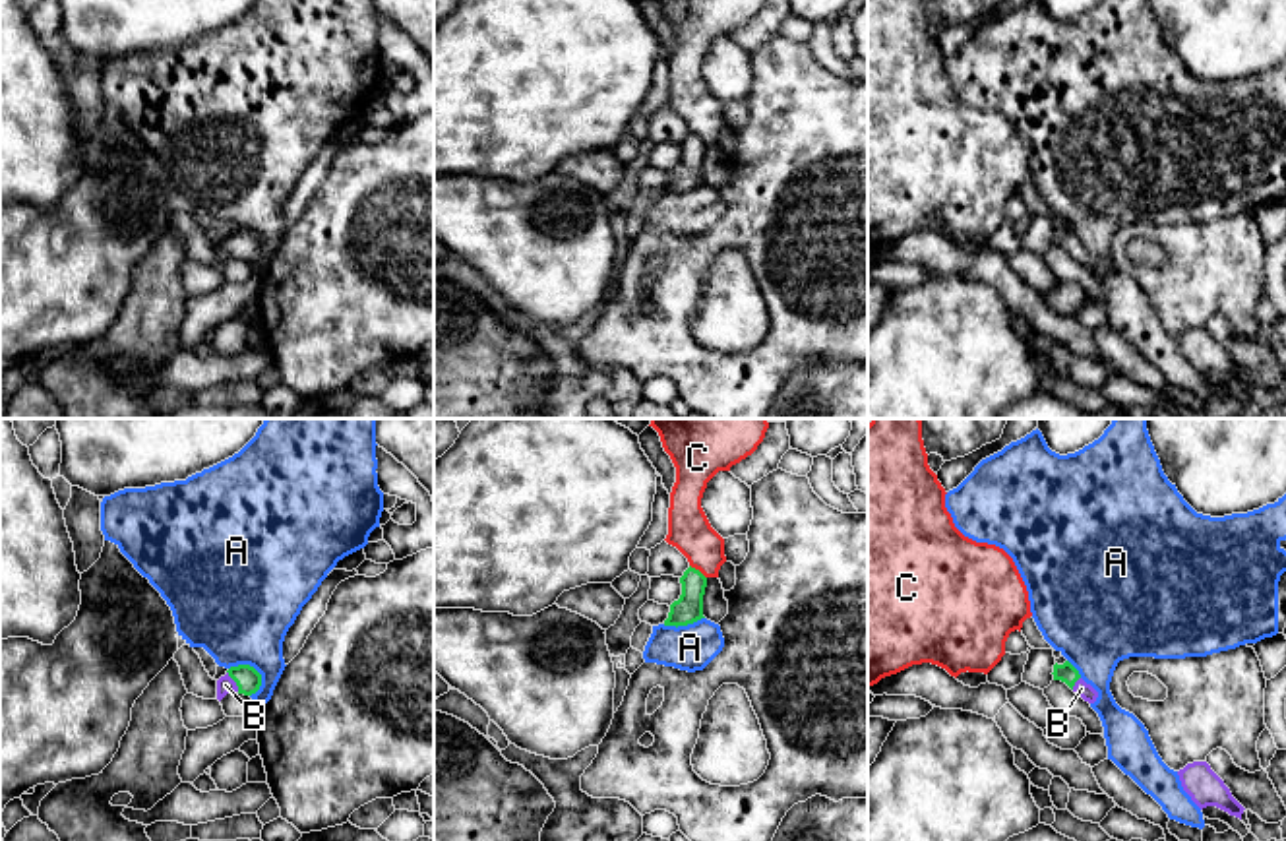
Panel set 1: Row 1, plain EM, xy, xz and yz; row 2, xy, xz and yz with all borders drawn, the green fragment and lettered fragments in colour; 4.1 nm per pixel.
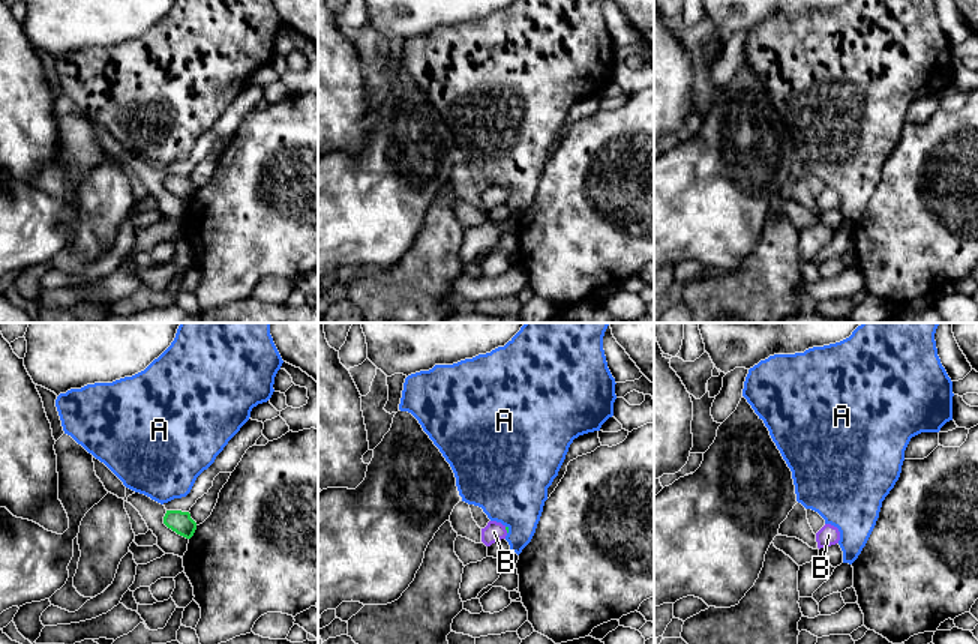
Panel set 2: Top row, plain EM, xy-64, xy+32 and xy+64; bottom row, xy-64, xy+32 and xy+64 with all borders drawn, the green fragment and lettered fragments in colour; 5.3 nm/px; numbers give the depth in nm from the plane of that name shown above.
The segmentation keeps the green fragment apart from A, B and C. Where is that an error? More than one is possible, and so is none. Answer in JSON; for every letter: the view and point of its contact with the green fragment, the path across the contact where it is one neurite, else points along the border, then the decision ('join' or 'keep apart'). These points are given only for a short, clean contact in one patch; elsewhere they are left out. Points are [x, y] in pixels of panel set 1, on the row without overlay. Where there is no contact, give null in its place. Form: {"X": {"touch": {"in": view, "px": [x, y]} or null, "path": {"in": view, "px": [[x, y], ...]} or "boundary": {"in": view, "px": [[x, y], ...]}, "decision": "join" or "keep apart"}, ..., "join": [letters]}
{"A": {"touch": {"in": "xy", "px": [252, 233]}, "decision": "keep apart"}, "B": {"touch": {"in": "xy", "px": [233, 245]}, "path": {"in": "xy", "px": [[248, 247], [233, 245], [225, 250]]}, "decision": "join"}, "C": {"touch": {"in": "xz", "px": [698, 136]}, "boundary": {"in": "xz", "px": [[690, 130], [705, 144]]}, "decision": "keep apart"}, "join": ["B"]}

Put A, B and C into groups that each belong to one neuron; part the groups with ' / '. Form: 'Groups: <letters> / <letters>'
Groups: A / B / C

